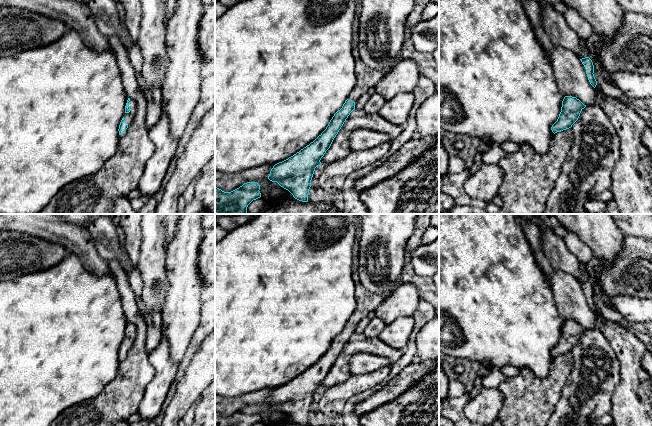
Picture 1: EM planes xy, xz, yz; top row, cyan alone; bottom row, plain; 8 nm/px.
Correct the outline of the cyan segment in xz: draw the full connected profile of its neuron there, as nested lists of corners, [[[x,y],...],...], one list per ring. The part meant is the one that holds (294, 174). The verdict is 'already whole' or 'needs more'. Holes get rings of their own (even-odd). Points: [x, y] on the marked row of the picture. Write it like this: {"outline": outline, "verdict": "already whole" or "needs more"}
{"outline": [[[361,59],[355,60],[356,84],[342,108],[334,114],[326,129],[313,142],[288,159],[275,164],[268,179],[288,190],[295,199],[308,202],[315,168],[321,165],[321,158],[330,148],[350,113],[355,110],[355,102],[384,75],[382,71],[368,68]]], "verdict": "needs more"}

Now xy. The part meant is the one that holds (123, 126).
{"outline": [[[128,98],[125,106],[125,114],[119,125],[119,135],[124,136],[127,133],[127,129],[132,123],[136,113],[136,101],[133,98]]], "verdict": "needs more"}

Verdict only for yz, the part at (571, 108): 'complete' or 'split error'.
complete

